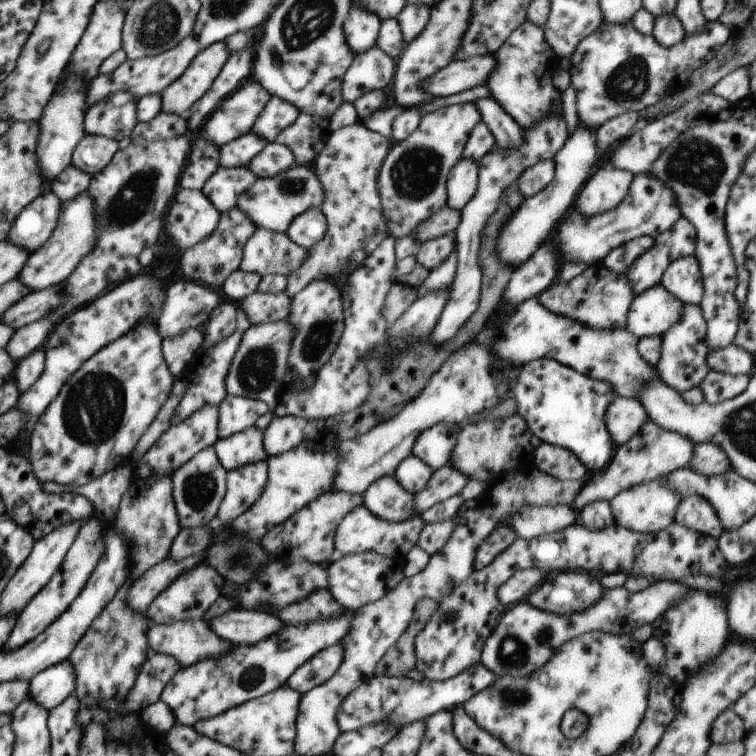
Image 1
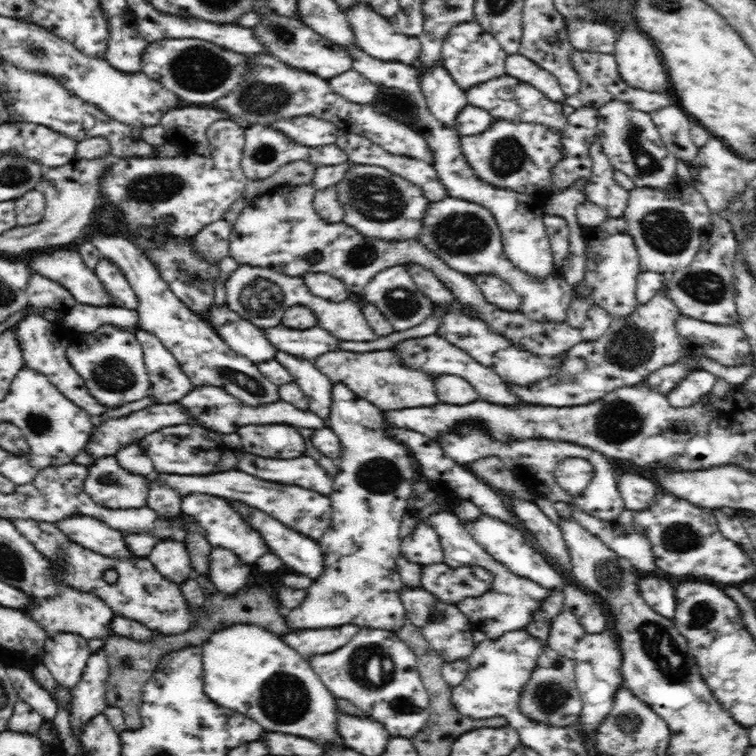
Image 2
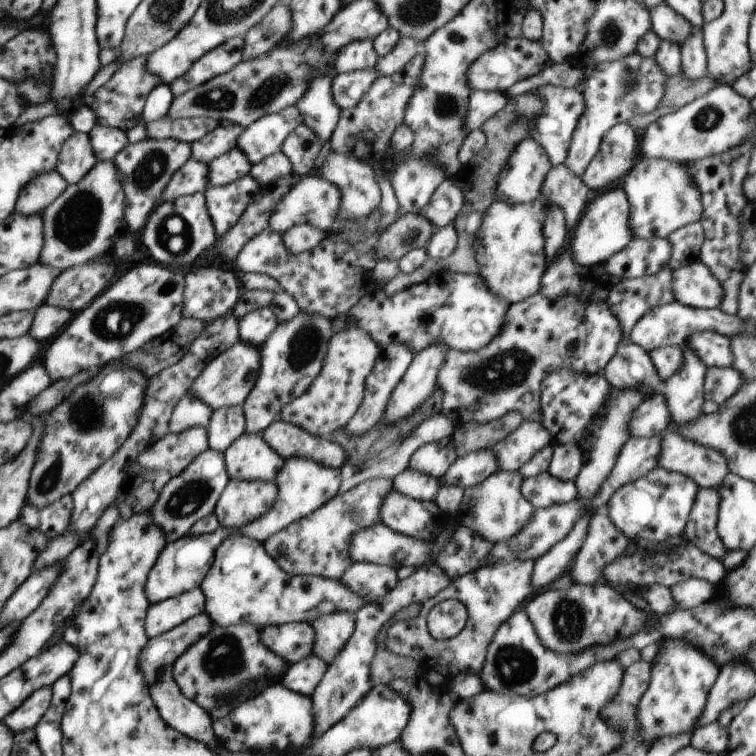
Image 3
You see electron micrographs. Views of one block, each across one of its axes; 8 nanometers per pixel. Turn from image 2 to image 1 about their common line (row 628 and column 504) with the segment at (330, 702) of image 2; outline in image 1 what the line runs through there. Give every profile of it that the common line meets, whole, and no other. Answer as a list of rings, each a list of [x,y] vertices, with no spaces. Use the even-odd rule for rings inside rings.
[[[578,122],[576,130],[570,134],[566,143],[552,159],[555,168],[552,182],[535,196],[525,199],[522,206],[502,226],[496,252],[504,264],[510,264],[516,269],[520,264],[524,264],[534,252],[537,252],[543,243],[546,243],[550,234],[556,234],[554,228],[560,225],[560,220],[568,216],[568,210],[575,205],[577,195],[581,192],[582,186],[589,180],[590,170],[598,160],[596,136],[596,130],[588,130],[582,122]]]

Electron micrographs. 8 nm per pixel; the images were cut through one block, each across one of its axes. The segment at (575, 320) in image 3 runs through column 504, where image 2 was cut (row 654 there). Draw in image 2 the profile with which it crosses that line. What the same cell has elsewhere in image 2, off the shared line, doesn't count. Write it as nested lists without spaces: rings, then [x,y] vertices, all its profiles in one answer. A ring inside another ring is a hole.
[[[362,628],[344,648],[314,655],[309,663],[334,697],[350,701],[367,716],[381,722],[391,737],[409,739],[428,722],[430,696],[420,678],[415,652],[394,632]]]

